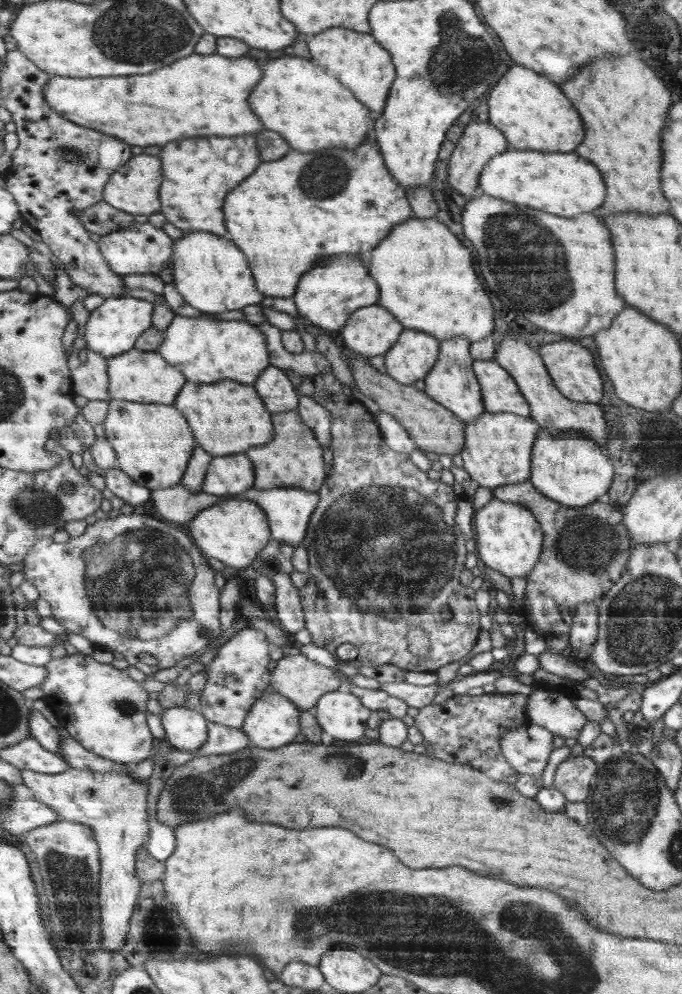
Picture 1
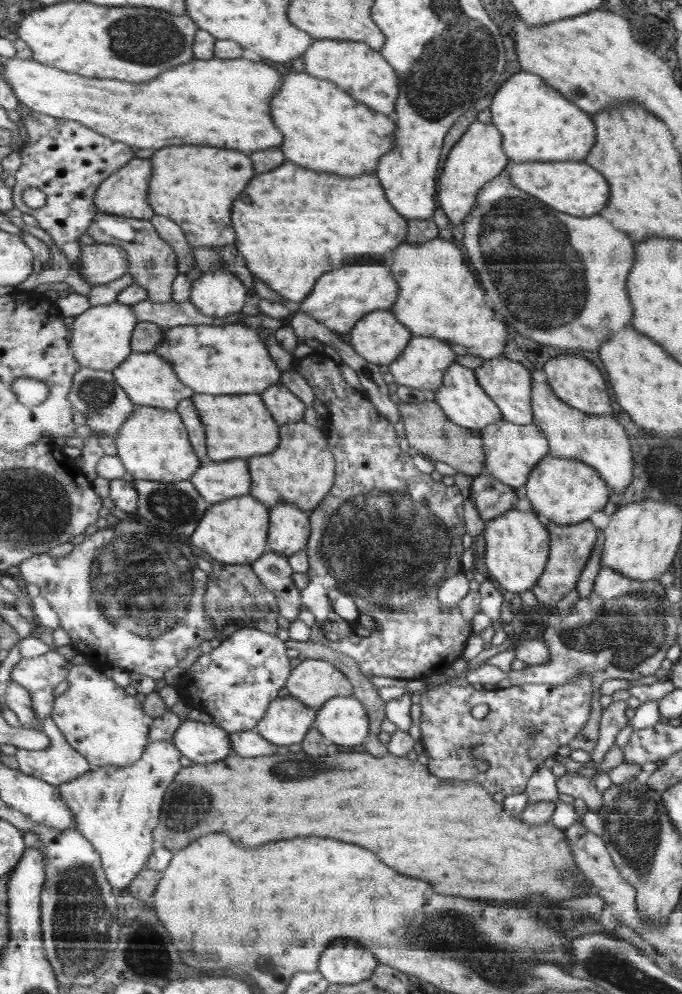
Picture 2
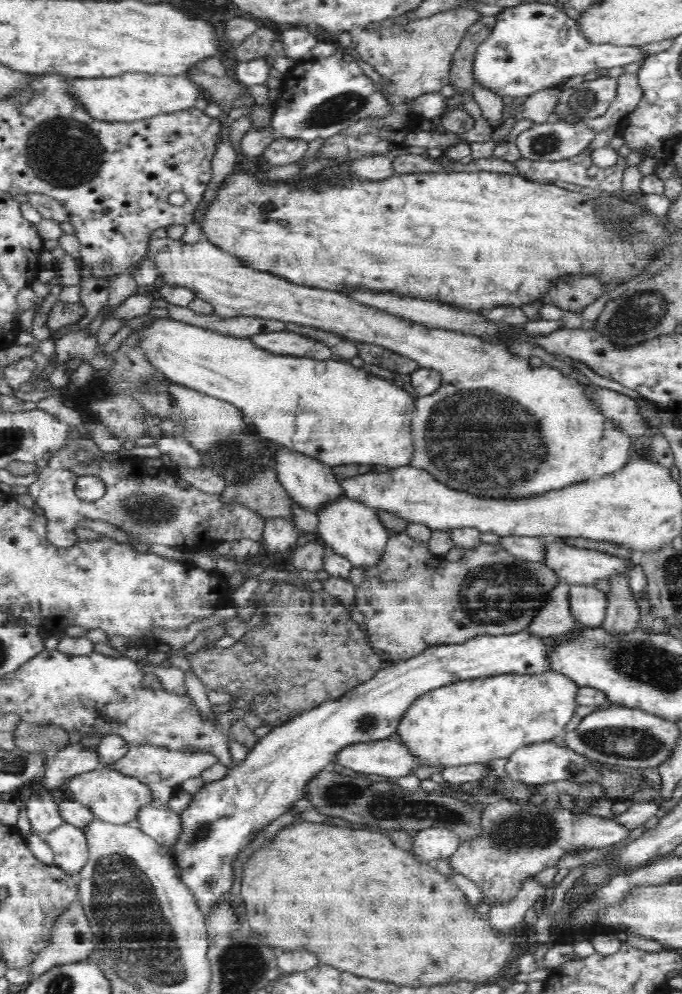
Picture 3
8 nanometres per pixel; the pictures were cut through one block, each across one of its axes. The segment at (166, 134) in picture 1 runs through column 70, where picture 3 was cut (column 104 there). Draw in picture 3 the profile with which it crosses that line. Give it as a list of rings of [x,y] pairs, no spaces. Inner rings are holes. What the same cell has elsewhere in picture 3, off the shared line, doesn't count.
[[[146,72],[94,79],[78,79],[77,96],[89,113],[98,120],[142,120],[159,114],[191,109],[200,98],[200,86],[186,75],[162,75]]]

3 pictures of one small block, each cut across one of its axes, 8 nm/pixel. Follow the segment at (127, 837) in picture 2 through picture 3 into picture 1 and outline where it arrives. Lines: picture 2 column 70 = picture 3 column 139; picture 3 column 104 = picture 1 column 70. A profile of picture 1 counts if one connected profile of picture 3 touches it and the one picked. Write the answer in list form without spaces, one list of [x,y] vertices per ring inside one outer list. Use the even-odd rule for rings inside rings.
[[[133,765],[130,772],[96,772],[92,770],[78,769],[72,766],[67,772],[61,774],[50,775],[42,772],[35,772],[27,769],[22,771],[22,778],[24,778],[24,785],[28,786],[34,794],[36,799],[40,799],[42,802],[49,804],[52,808],[56,809],[58,813],[65,819],[75,821],[76,823],[90,825],[95,829],[96,837],[98,837],[99,845],[101,848],[101,856],[103,861],[102,880],[101,880],[101,911],[103,916],[103,934],[105,940],[103,940],[103,948],[107,951],[122,951],[124,946],[127,946],[128,935],[131,932],[132,917],[135,915],[136,907],[139,906],[139,898],[143,893],[144,882],[139,878],[138,866],[139,866],[139,849],[144,847],[148,842],[148,838],[151,835],[154,824],[151,822],[151,801],[149,800],[151,795],[149,782],[135,782],[132,775],[134,775],[135,765]]]

